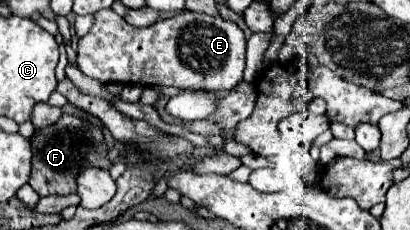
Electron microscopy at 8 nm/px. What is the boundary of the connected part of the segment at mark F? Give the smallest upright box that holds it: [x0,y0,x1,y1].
[30,114,112,196]

